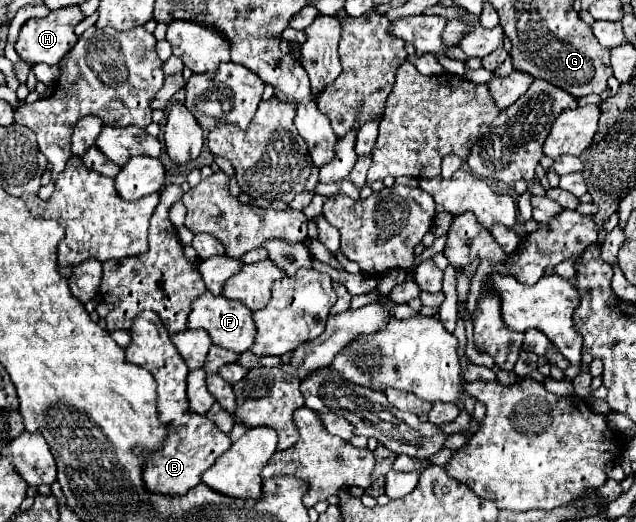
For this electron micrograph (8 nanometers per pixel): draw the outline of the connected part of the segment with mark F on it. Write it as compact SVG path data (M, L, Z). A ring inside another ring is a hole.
M208 290L194 300L192 310L190 310L190 318L188 318L188 328L206 330L216 346L228 348L228 350L238 352L238 354L246 352L254 344L254 336L256 336L256 326L254 326L254 320L252 320L252 312L242 302L222 300L222 296L214 296Z

